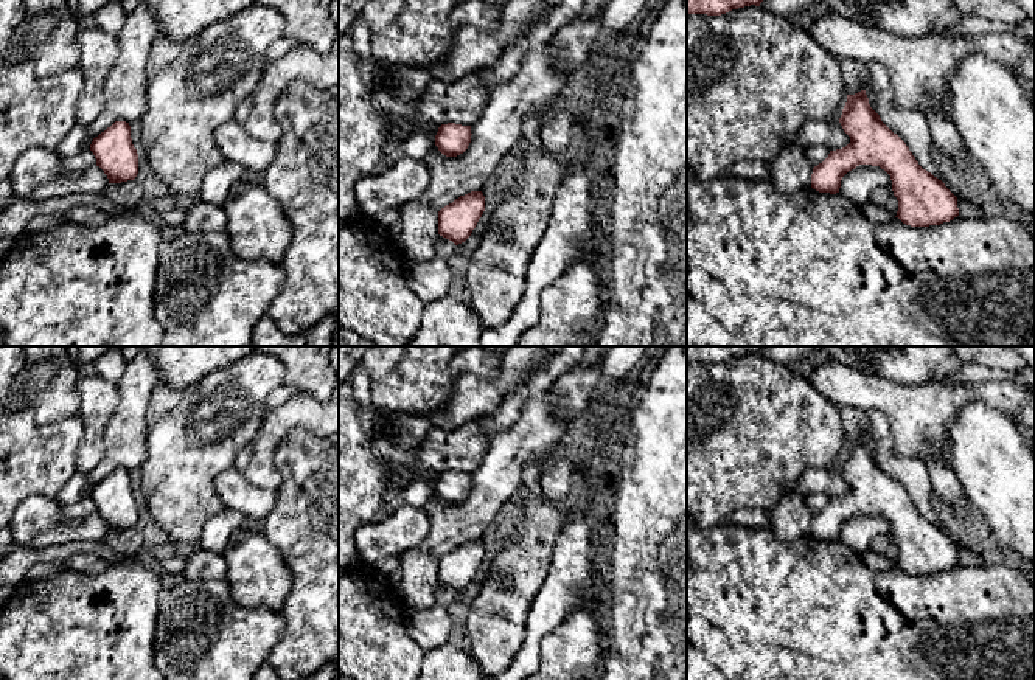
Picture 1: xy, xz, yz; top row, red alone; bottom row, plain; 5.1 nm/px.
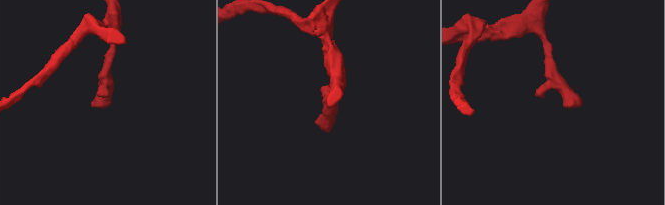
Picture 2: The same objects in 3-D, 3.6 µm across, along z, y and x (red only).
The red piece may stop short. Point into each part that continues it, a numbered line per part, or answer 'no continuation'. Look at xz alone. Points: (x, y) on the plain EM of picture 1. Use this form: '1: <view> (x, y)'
no continuation

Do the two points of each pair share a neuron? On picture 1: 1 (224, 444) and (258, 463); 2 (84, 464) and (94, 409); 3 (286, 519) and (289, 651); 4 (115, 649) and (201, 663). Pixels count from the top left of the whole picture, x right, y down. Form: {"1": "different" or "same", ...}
{"1": "different", "2": "same", "3": "same", "4": "different"}

